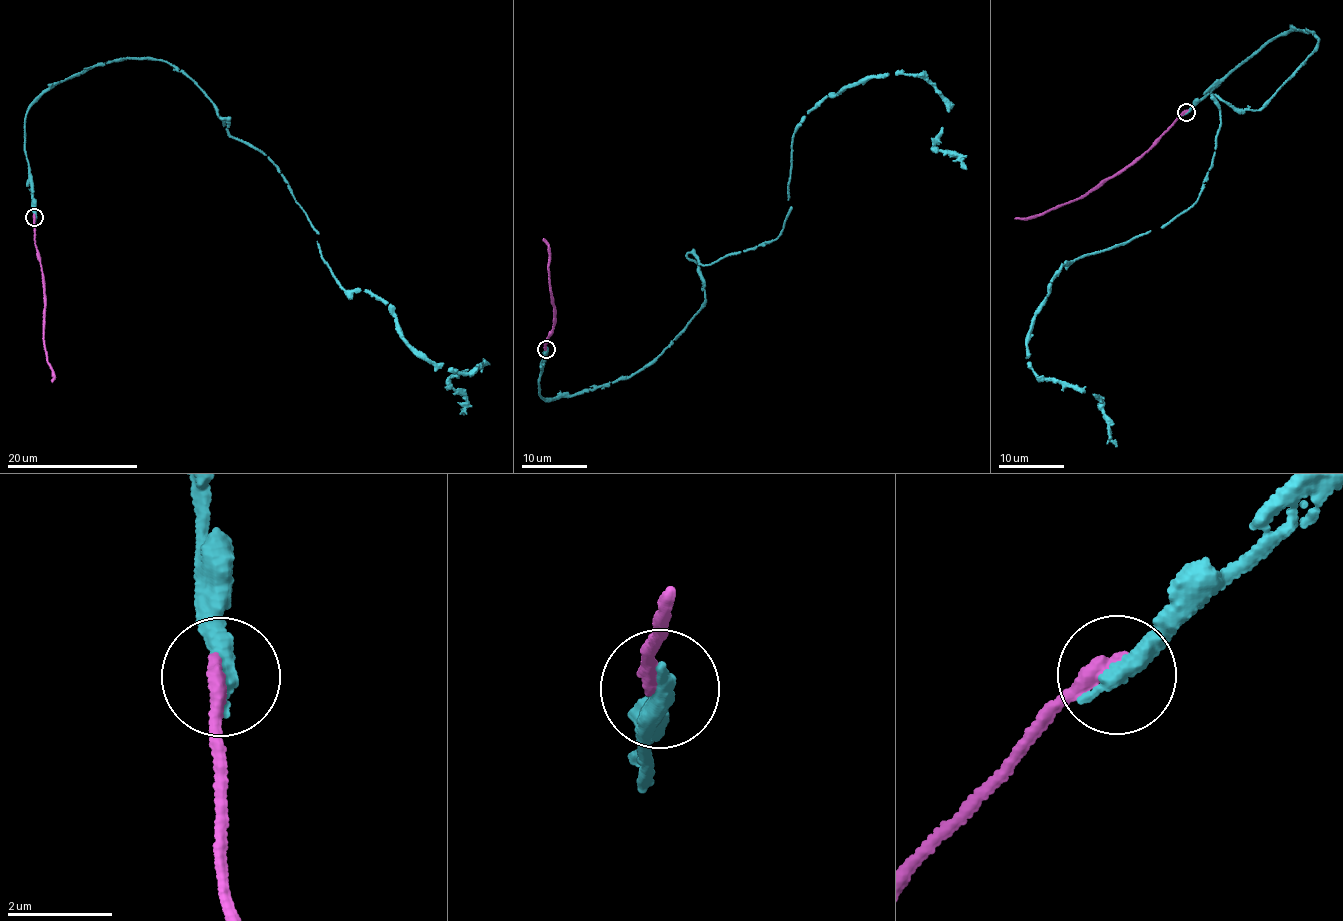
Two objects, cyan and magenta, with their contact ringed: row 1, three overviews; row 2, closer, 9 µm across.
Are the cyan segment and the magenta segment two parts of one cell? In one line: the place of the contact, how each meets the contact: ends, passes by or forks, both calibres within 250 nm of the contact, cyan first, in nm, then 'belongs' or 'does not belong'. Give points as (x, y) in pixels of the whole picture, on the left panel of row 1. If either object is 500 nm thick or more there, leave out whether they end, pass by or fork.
place (34, 217); cyan ends; magenta ends; calibres 420 and 320 nm; does not belong

